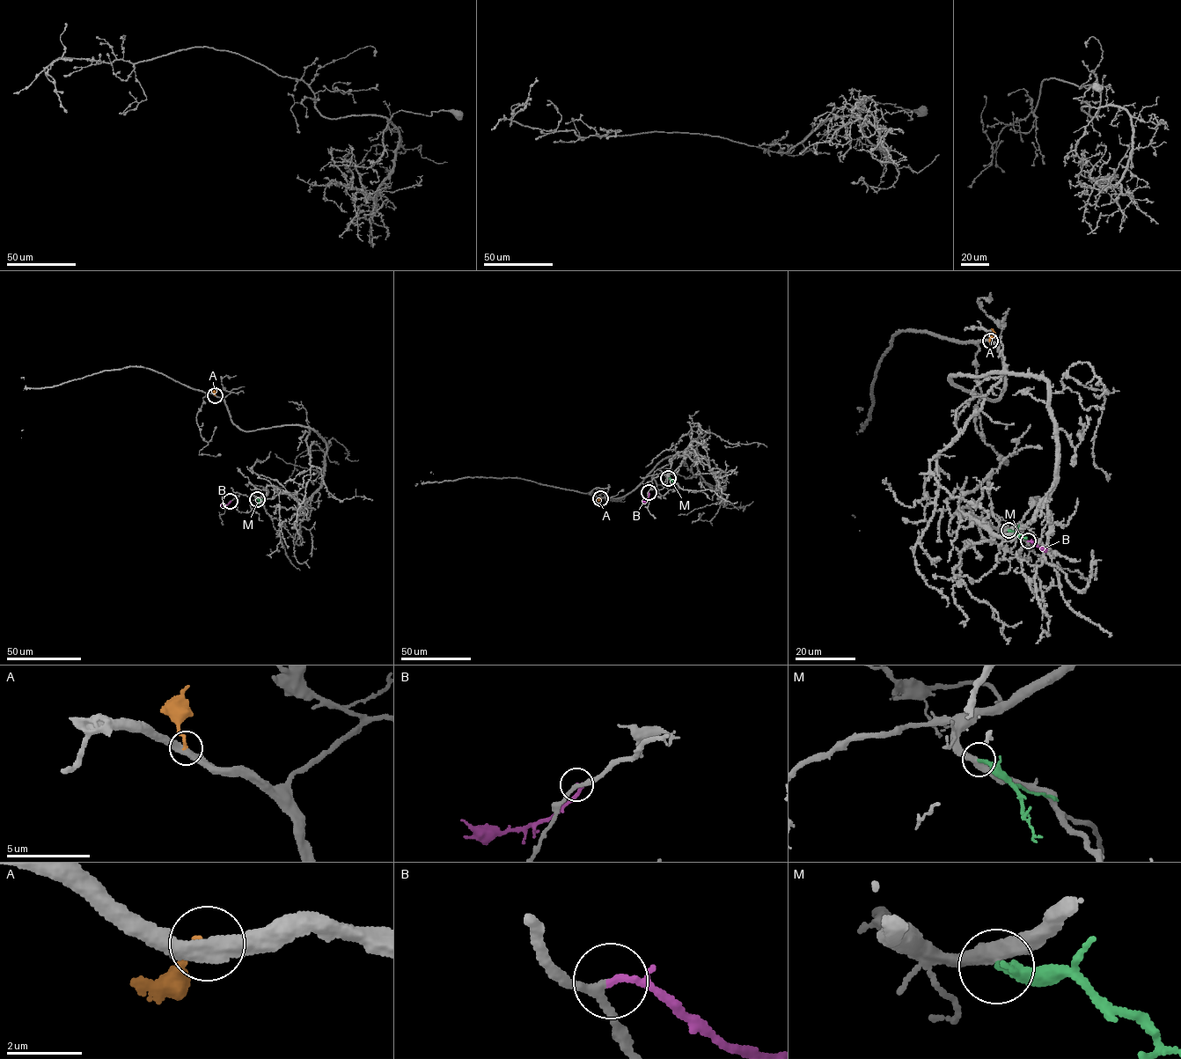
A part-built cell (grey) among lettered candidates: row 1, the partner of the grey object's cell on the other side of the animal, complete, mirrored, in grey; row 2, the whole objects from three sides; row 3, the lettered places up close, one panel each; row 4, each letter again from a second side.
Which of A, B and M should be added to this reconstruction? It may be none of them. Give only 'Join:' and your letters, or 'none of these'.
Join: A, B

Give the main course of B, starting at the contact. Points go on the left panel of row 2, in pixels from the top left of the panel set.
B: (231, 501), (220, 503)

